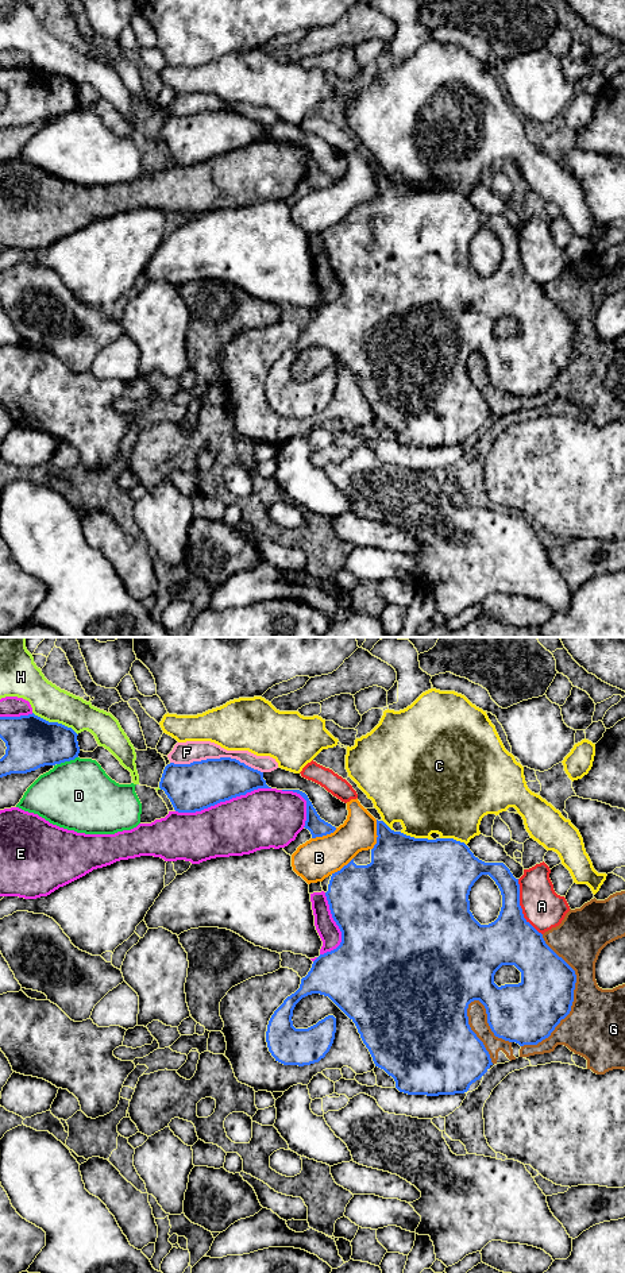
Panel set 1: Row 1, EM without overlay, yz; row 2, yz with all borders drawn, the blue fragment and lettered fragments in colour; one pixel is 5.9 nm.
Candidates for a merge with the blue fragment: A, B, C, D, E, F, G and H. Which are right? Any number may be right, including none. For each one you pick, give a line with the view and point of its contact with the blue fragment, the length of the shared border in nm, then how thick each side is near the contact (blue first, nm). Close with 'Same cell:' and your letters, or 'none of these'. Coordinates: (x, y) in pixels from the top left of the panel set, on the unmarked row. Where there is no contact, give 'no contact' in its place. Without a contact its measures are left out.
Same cell: none of these

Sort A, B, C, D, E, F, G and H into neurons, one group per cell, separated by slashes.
A / B / C / D / E / F / G / H

